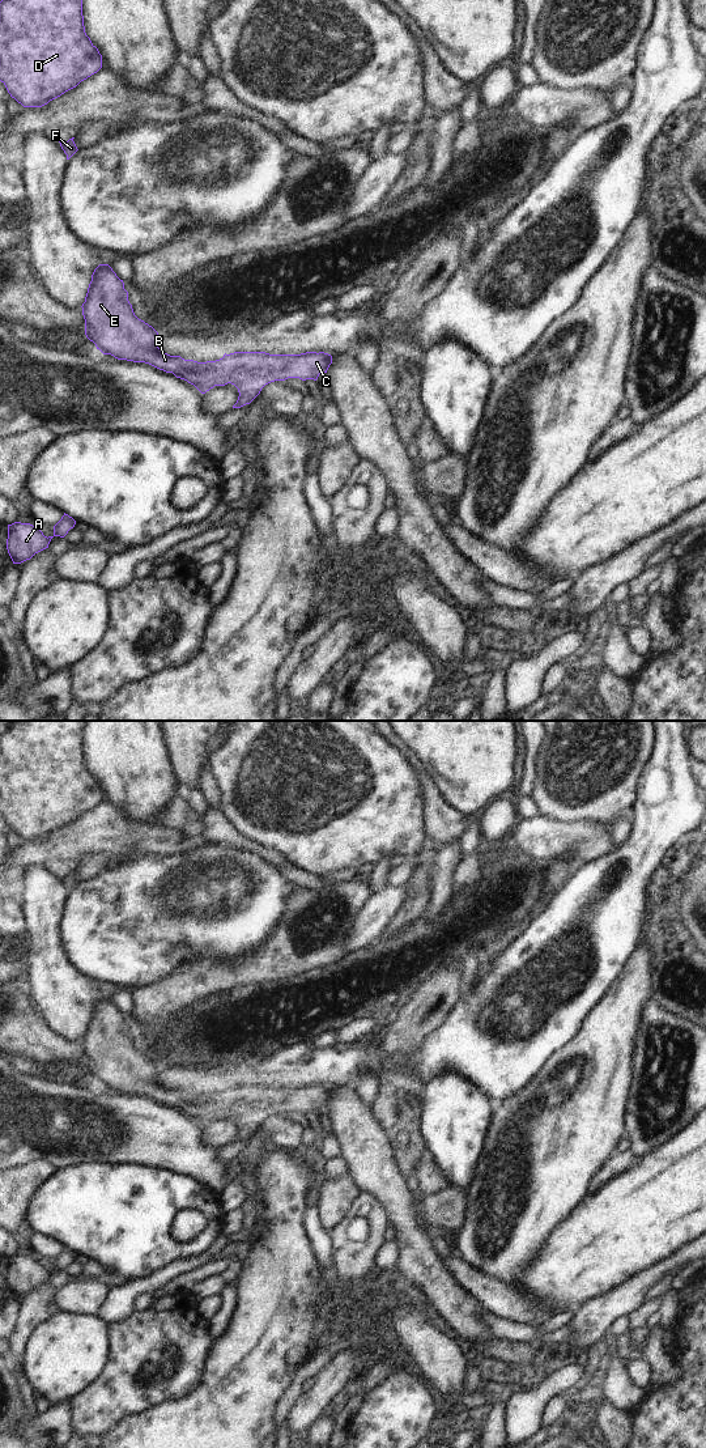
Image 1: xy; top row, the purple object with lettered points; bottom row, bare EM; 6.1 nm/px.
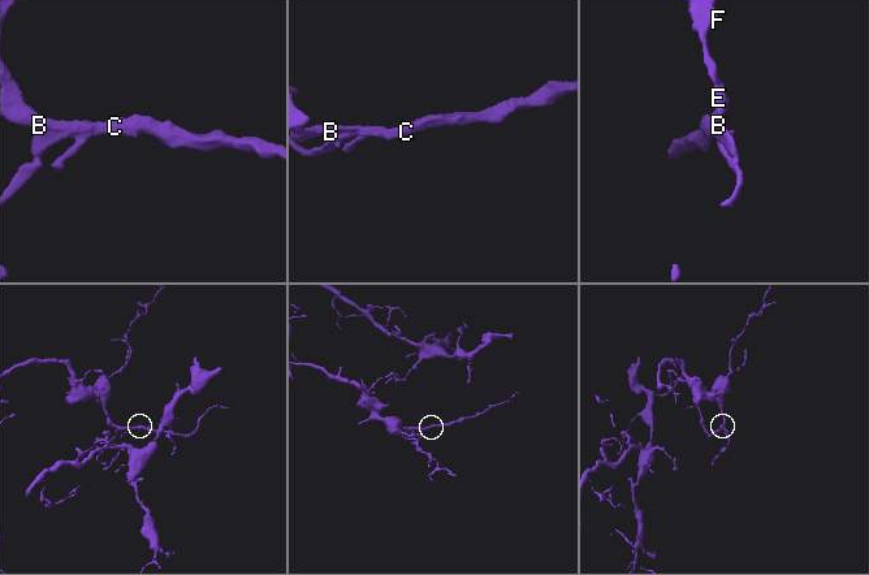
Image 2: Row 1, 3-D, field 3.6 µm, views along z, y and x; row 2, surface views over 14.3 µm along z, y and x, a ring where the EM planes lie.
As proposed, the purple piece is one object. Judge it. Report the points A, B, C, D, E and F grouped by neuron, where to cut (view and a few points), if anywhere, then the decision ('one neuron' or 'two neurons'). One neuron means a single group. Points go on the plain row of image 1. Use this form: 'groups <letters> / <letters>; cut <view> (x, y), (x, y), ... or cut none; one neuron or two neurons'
groups A B C D E F; cut none; one neuron

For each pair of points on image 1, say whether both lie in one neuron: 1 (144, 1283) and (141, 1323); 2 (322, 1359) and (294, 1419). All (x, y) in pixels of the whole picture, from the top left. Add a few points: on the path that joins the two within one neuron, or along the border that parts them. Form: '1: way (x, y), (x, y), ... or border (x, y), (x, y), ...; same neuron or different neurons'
1: border (137, 1303), (122, 1319), (111, 1321); different neurons
2: border (302, 1392), (285, 1418); different neurons

